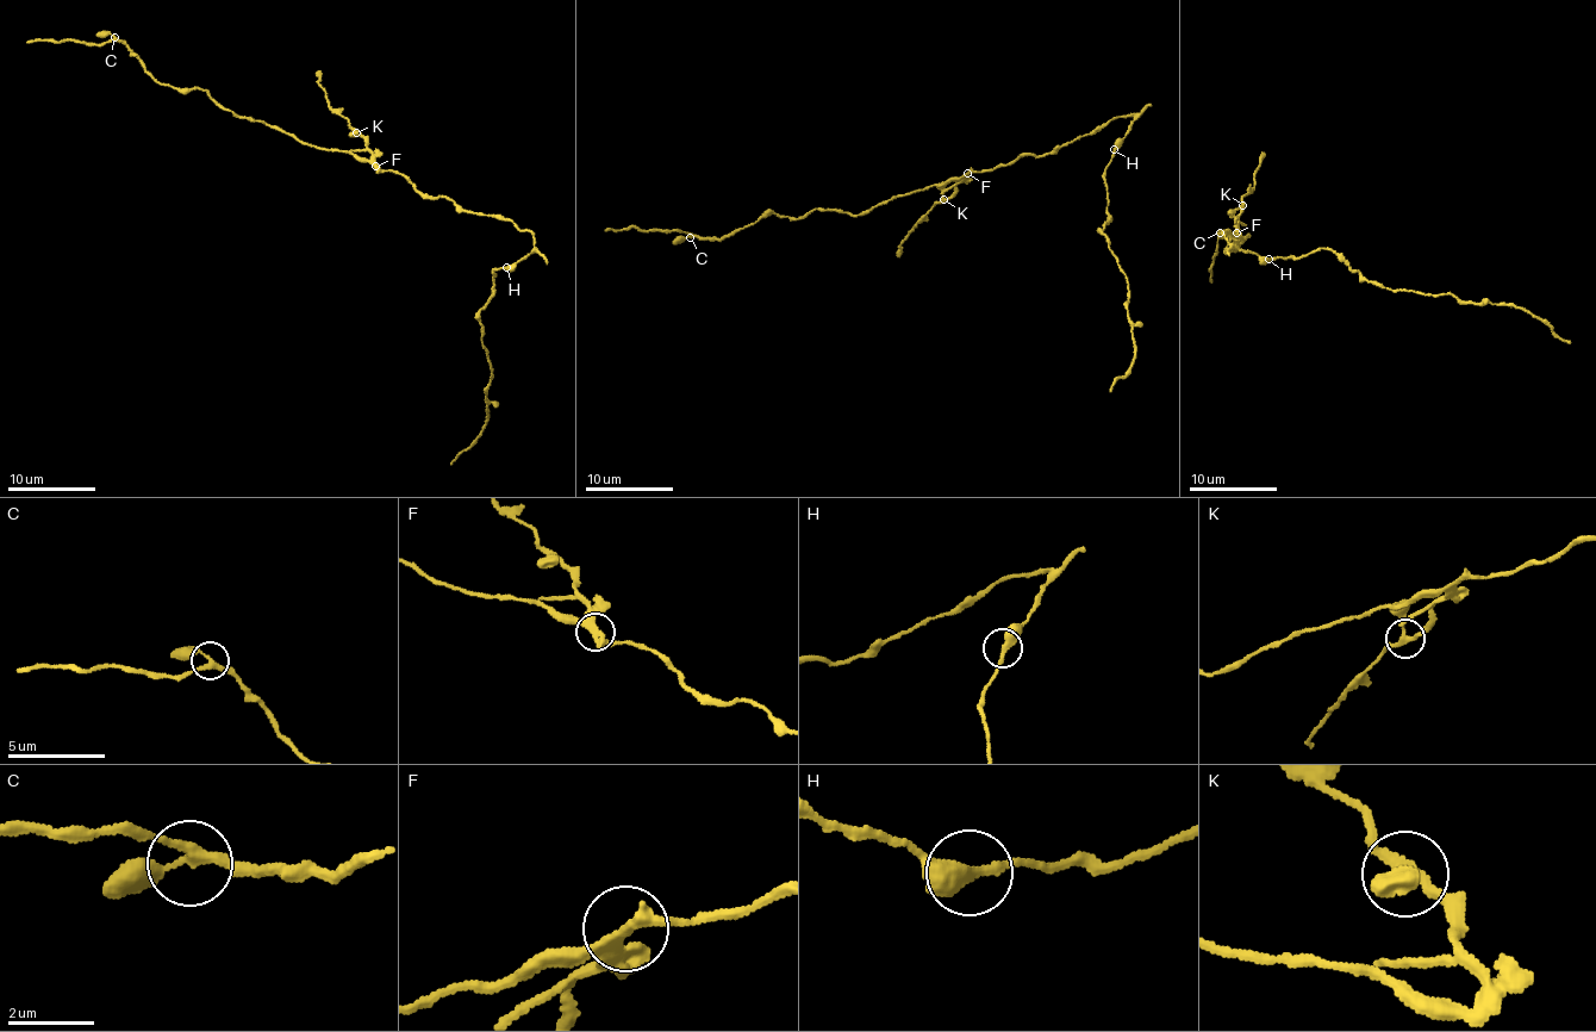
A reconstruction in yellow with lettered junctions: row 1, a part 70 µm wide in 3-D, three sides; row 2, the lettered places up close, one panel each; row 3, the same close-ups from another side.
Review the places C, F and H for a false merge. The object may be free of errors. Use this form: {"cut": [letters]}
{"cut": ["F"]}

